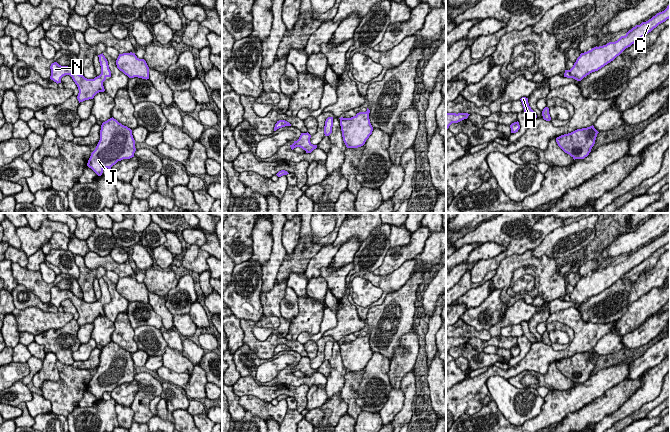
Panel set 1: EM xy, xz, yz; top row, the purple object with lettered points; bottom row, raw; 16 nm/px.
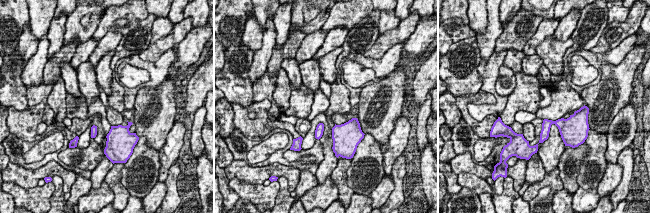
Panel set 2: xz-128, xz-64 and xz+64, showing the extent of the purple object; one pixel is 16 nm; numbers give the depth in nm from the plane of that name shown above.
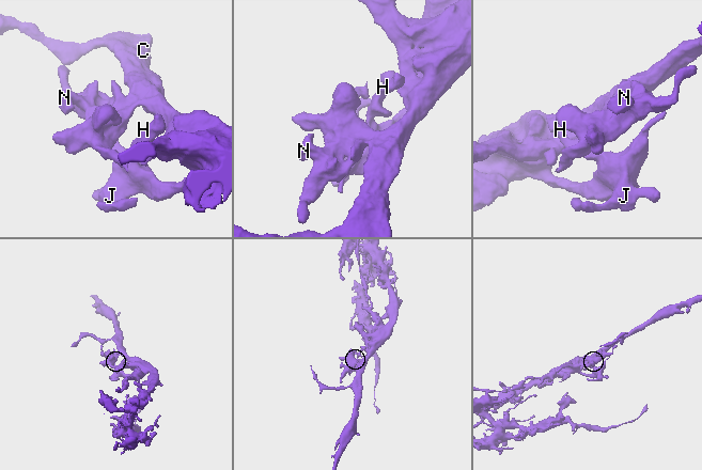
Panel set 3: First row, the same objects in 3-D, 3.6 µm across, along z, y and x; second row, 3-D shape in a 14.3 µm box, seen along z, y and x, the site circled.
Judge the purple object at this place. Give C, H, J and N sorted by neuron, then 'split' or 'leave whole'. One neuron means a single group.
C H J N; leave whole

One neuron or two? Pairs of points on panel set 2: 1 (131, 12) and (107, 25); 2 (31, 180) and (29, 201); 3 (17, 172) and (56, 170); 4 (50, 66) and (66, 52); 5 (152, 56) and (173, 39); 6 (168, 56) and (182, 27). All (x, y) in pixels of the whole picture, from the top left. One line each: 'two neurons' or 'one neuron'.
1: one neuron
2: two neurons
3: one neuron
4: one neuron
5: one neuron
6: two neurons

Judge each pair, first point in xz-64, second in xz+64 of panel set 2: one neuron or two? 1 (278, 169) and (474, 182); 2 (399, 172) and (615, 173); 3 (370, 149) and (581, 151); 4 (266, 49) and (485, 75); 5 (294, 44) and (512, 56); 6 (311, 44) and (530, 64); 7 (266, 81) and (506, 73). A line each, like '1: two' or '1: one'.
1: two
2: two
3: two
4: two
5: two
6: two
7: two

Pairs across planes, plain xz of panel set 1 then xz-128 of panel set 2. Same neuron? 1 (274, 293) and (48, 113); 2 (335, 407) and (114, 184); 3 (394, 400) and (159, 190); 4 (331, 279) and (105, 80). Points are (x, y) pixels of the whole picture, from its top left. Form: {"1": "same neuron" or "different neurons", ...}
{"1": "same neuron", "2": "different neurons", "3": "same neuron", "4": "same neuron"}

